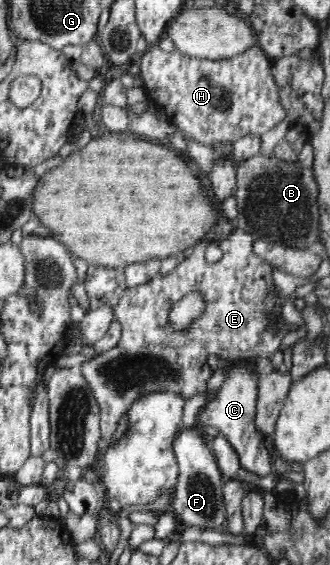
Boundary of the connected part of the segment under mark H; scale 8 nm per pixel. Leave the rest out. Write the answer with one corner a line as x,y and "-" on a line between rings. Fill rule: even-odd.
157,45
149,47
145,53
136,58
141,68
143,88
147,99
167,115
167,122
175,125
185,140
193,139
204,145
212,146
219,141
235,142
245,135
265,134
277,126
287,114
281,107
281,99
273,74
270,73
270,60
264,51
256,45
239,57
217,61
192,58
190,55
173,52
163,52

